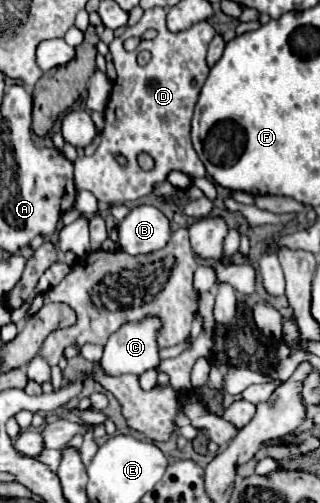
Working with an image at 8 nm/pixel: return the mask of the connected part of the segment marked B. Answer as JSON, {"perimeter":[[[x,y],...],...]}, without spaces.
{"perimeter":[[[152,205],[134,207],[126,215],[126,219],[118,225],[118,229],[120,229],[118,247],[130,255],[158,251],[170,239],[168,217]]]}

